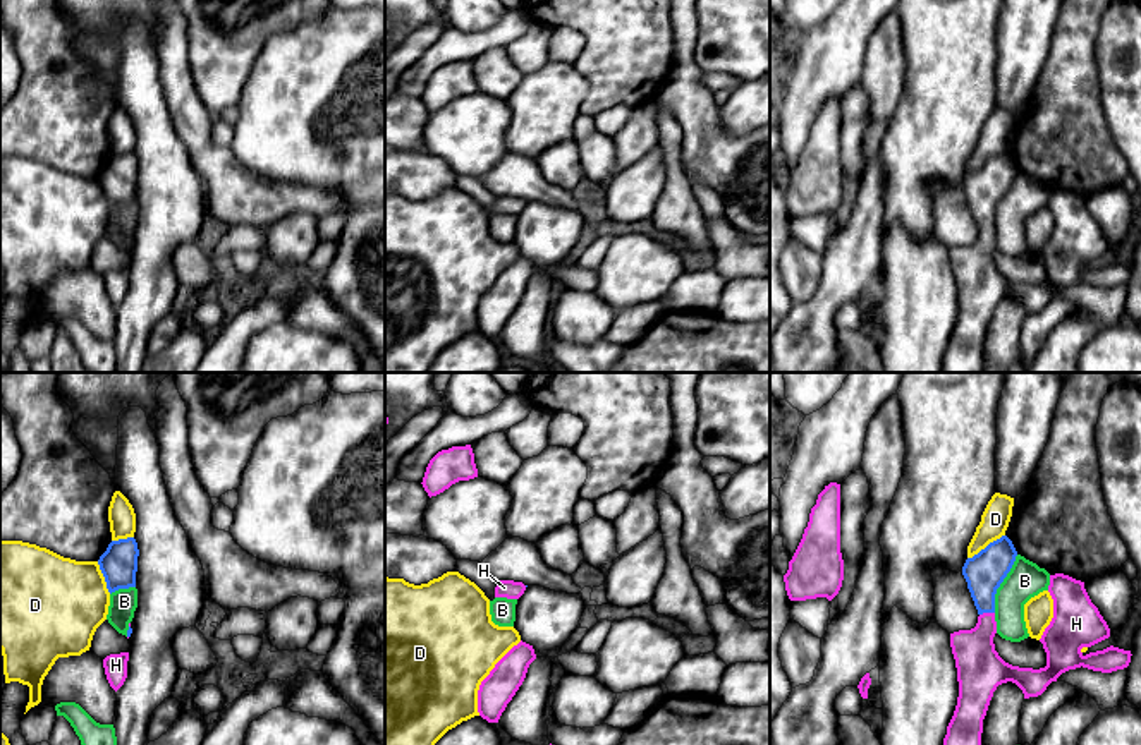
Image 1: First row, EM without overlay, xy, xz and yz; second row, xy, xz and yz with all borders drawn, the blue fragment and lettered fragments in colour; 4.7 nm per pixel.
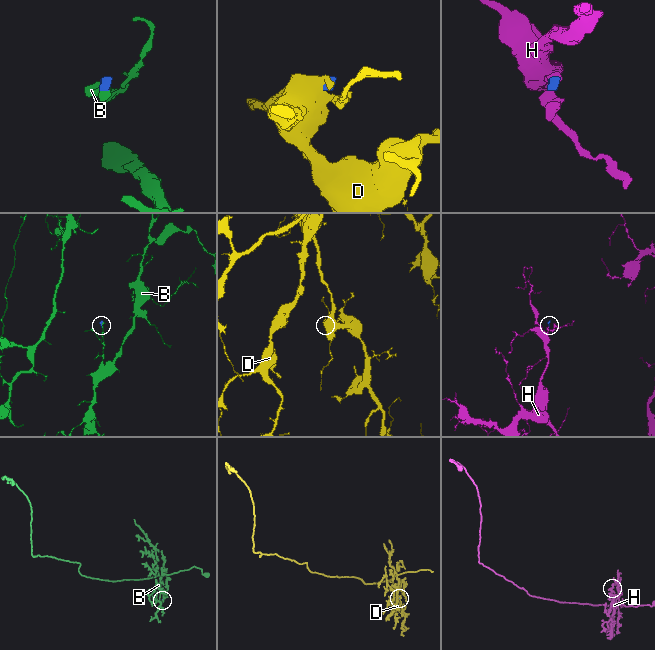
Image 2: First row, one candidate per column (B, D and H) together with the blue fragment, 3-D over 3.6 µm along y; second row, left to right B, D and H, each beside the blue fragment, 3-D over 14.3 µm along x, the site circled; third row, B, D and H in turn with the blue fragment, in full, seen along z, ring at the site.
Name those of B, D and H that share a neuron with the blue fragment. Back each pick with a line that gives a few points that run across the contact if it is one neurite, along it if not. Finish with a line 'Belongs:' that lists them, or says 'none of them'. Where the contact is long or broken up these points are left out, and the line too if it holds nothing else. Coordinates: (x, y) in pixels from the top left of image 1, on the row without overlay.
H: line yz (983, 187), (987, 227), (978, 278)
Belongs: H

